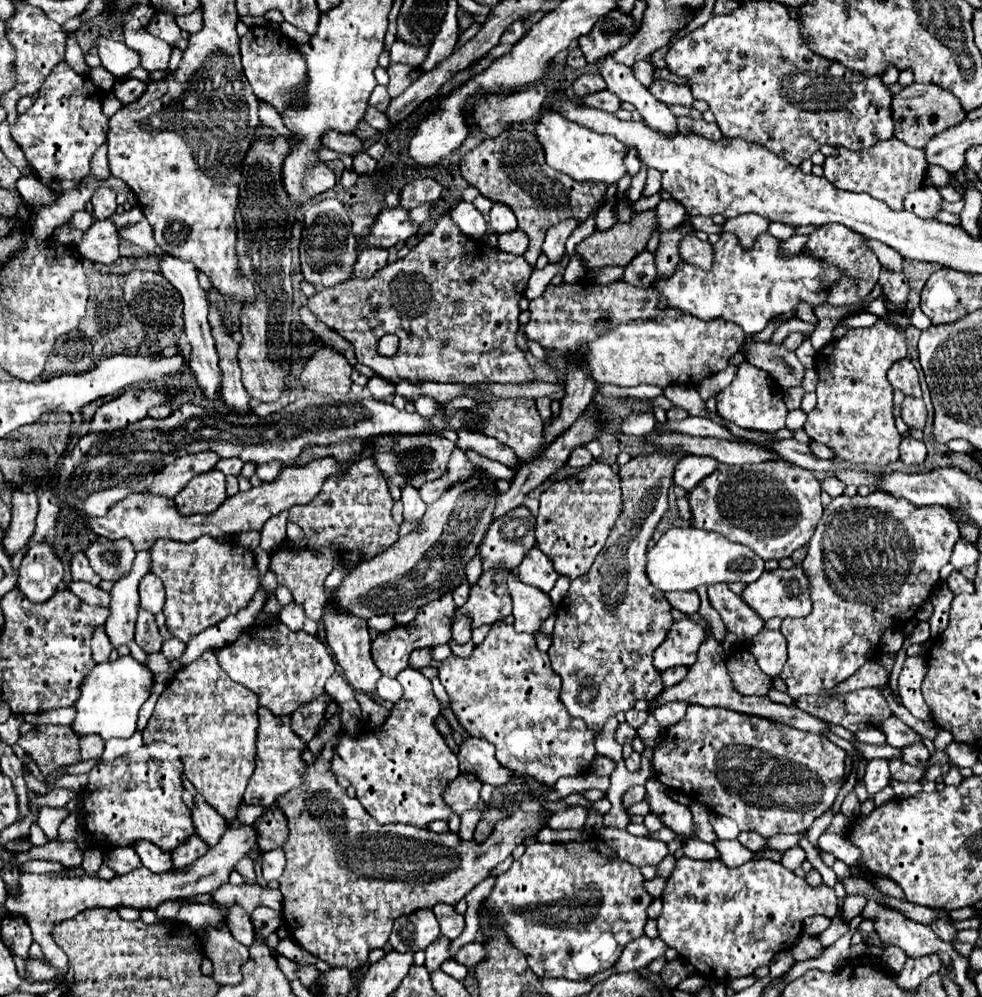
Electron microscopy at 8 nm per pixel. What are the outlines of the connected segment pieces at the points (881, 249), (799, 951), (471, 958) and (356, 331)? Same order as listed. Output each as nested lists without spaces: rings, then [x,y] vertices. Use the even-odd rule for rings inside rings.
[[[867,240],[867,244],[873,248],[873,252],[877,254],[877,258],[881,260],[881,264],[883,266],[891,266],[891,270],[903,270],[901,268],[901,262],[903,262],[903,258],[893,250],[893,248],[889,248],[889,246],[885,246],[885,244],[879,244],[879,242],[875,242],[875,240]]]
[[[801,934],[799,940],[791,946],[791,954],[795,958],[795,962],[803,962],[803,960],[811,960],[811,958],[819,958],[821,952],[825,950],[825,946],[807,934]]]
[[[477,942],[465,944],[465,946],[457,952],[455,960],[457,960],[459,964],[467,966],[467,968],[475,968],[477,964],[481,964],[481,962],[485,960],[485,948],[483,948],[483,944],[477,944]]]
[[[445,212],[437,220],[437,226],[427,232],[405,258],[387,264],[367,280],[351,278],[333,288],[321,288],[313,298],[309,298],[309,310],[353,344],[355,358],[361,364],[369,366],[391,384],[399,384],[401,380],[407,380],[409,384],[523,384],[535,380],[525,354],[515,342],[519,328],[517,318],[521,314],[519,300],[525,294],[525,284],[531,272],[533,268],[523,256],[485,246],[483,242],[465,236],[451,220],[451,214]],[[375,306],[379,306],[379,312],[371,312]],[[385,334],[399,336],[399,352],[393,358],[383,358],[377,352],[377,344]]]

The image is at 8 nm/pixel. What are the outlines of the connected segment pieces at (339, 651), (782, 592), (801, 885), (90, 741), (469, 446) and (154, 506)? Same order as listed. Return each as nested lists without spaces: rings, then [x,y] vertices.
[[[331,600],[323,610],[323,622],[325,622],[325,632],[327,632],[327,644],[333,650],[337,664],[343,668],[347,682],[353,686],[353,690],[375,696],[375,684],[381,678],[381,672],[371,658],[371,636],[369,636],[367,622],[337,610]]]
[[[793,566],[789,570],[777,568],[773,572],[763,572],[761,578],[753,584],[747,584],[743,594],[743,602],[747,602],[763,620],[769,618],[801,618],[811,614],[811,594],[809,594],[809,578],[801,566]]]
[[[681,856],[675,864],[675,870],[667,878],[661,900],[663,910],[657,918],[659,938],[669,948],[675,948],[679,956],[695,968],[695,972],[709,980],[733,980],[753,974],[755,968],[769,964],[775,954],[787,950],[797,940],[805,918],[815,914],[835,918],[839,914],[839,898],[833,888],[827,884],[813,888],[805,878],[795,876],[791,870],[773,860],[749,860],[743,866],[731,870],[721,860],[701,862]]]
[[[85,736],[85,738],[81,738],[79,746],[81,746],[83,760],[89,760],[89,758],[103,754],[103,740],[99,736]]]
[[[467,430],[457,432],[457,436],[459,436],[457,448],[463,450],[463,452],[465,450],[473,450],[473,452],[477,452],[477,454],[489,458],[489,460],[497,460],[497,462],[501,462],[505,466],[517,464],[515,452],[511,452],[511,448],[507,448],[505,444],[501,444],[495,438],[483,436],[479,432],[467,432]]]
[[[323,458],[323,460],[313,460],[307,466],[285,466],[279,480],[271,484],[261,484],[257,488],[251,488],[247,492],[237,492],[235,496],[227,498],[215,512],[211,514],[193,514],[193,516],[183,516],[175,508],[175,500],[165,498],[165,496],[151,496],[151,492],[135,492],[131,496],[125,496],[119,500],[119,504],[113,504],[103,518],[85,518],[87,528],[91,528],[97,536],[117,540],[117,538],[129,538],[135,546],[135,550],[149,550],[157,538],[169,538],[177,542],[191,542],[197,540],[199,536],[207,534],[213,538],[223,538],[239,532],[249,532],[249,530],[261,530],[263,524],[271,518],[277,516],[283,510],[289,510],[295,504],[307,504],[311,502],[317,492],[321,490],[323,482],[327,480],[329,474],[345,472],[351,466],[351,462],[339,464],[333,458]]]

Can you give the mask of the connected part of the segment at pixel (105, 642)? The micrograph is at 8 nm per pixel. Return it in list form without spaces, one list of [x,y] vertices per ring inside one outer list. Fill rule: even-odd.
[[[97,628],[95,630],[95,636],[93,636],[93,660],[97,664],[107,662],[111,650],[113,650],[113,646],[109,642],[109,636],[105,634],[105,628]]]

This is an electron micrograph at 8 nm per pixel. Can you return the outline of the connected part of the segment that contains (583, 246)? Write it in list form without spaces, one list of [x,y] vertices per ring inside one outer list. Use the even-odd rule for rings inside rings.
[[[651,208],[645,212],[633,214],[629,222],[619,222],[607,232],[599,232],[599,230],[593,232],[587,240],[583,240],[577,246],[577,252],[583,256],[587,270],[601,270],[605,266],[627,266],[639,252],[643,252],[651,234],[657,230],[657,226],[659,224],[657,224],[657,216],[655,216],[655,208]]]

